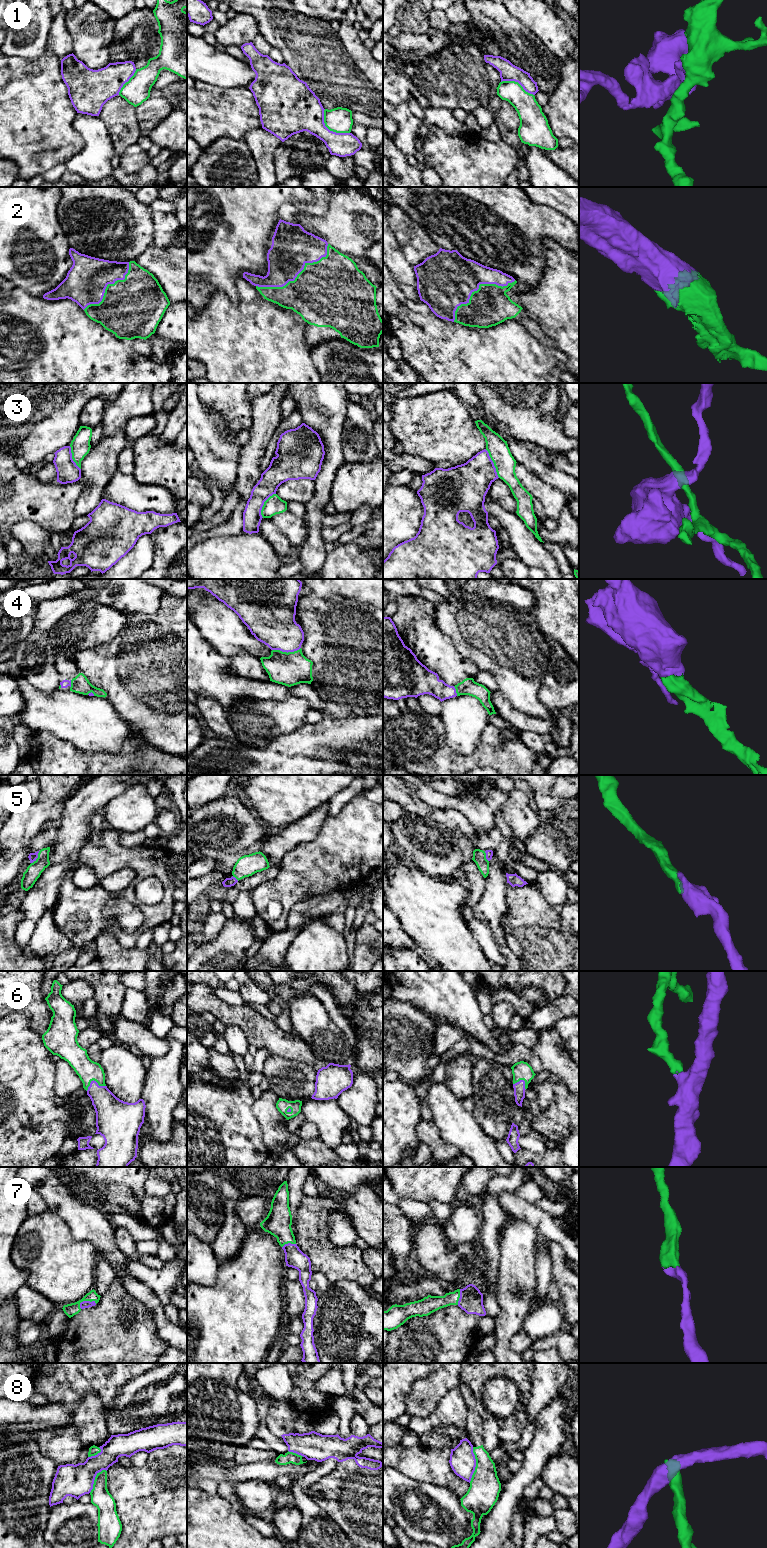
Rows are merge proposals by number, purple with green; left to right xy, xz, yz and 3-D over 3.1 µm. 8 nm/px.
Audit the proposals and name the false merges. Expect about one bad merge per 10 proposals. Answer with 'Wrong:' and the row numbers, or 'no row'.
Wrong: 1, 3, 8

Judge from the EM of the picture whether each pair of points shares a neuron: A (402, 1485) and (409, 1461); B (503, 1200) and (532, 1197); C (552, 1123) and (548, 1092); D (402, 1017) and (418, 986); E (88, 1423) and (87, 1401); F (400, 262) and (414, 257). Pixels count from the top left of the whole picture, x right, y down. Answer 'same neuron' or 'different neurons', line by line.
A: different neurons
B: different neurons
C: different neurons
D: different neurons
E: same neuron
F: different neurons

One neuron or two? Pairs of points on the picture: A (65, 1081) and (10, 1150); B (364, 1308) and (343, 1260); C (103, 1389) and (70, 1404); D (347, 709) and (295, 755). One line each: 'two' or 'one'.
A: two
B: two
C: one
D: two

